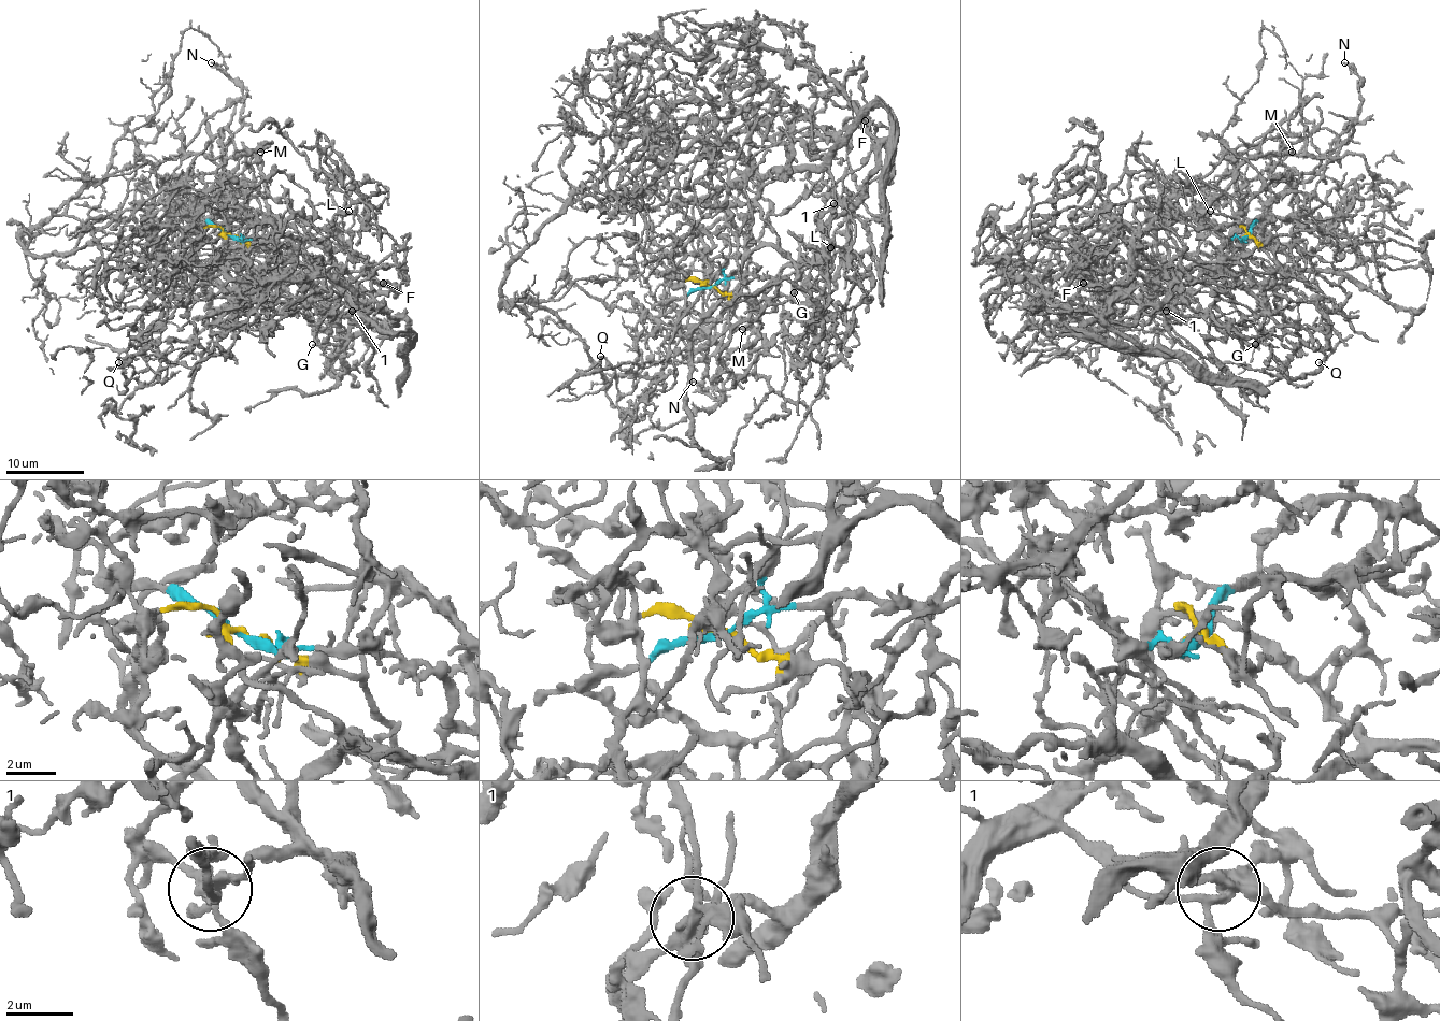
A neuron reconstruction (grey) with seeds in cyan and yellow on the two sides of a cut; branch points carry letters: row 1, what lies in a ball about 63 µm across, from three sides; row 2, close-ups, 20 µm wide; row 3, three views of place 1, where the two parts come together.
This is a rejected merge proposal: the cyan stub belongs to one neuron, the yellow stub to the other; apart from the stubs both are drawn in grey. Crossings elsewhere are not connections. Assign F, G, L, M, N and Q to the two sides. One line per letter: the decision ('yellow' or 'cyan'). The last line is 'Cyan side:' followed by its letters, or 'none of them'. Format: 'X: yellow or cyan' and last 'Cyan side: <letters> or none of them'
F: yellow
G: yellow
L: yellow
M: yellow
N: cyan
Q: cyan
Cyan side: N, Q

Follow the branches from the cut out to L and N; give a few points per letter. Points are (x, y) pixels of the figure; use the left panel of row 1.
L: (227, 233), (265, 247), (281, 217), (369, 292), (367, 257), (355, 257), (343, 235), (348, 212)
N: (227, 233), (184, 210), (233, 192), (226, 192), (222, 176), (226, 145), (241, 126), (241, 88), (210, 62)

